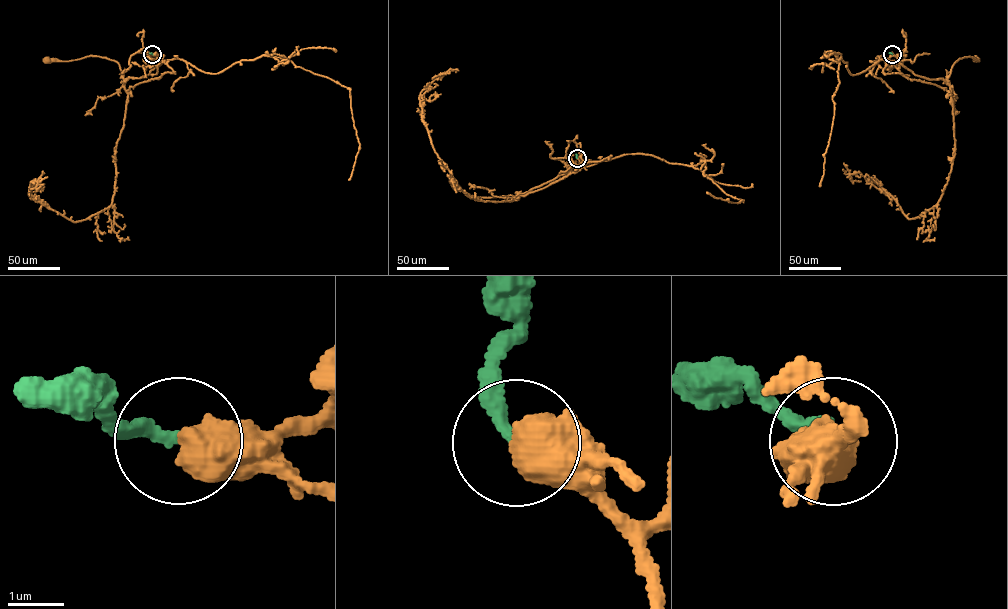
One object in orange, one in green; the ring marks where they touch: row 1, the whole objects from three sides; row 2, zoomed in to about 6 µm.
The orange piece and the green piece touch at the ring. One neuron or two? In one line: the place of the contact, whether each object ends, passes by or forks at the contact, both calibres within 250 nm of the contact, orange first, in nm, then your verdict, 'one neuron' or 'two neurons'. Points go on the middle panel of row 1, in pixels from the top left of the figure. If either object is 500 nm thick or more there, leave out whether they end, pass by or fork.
(577, 158) | 700/240 nm | two neurons

